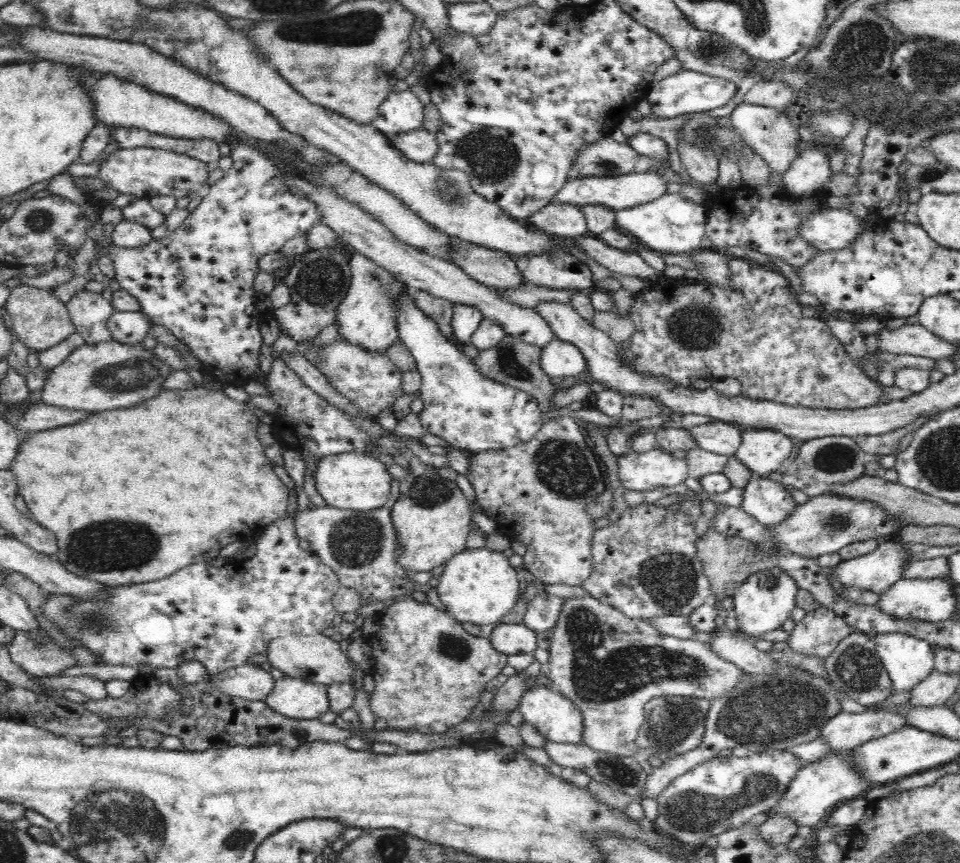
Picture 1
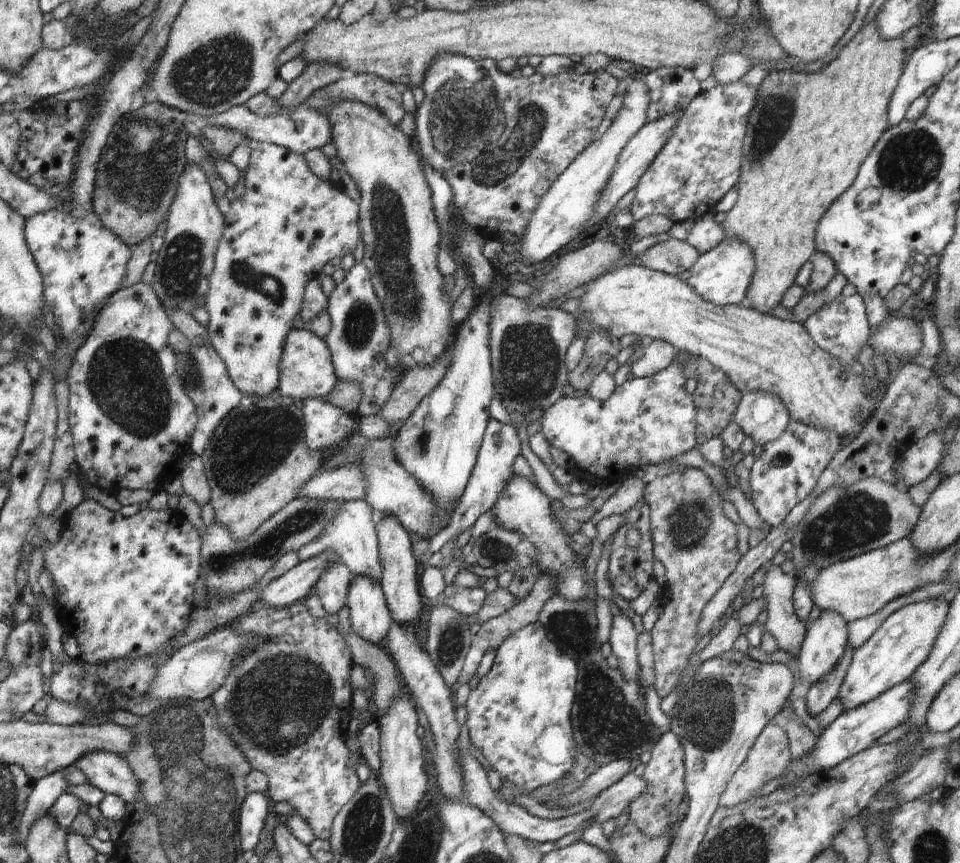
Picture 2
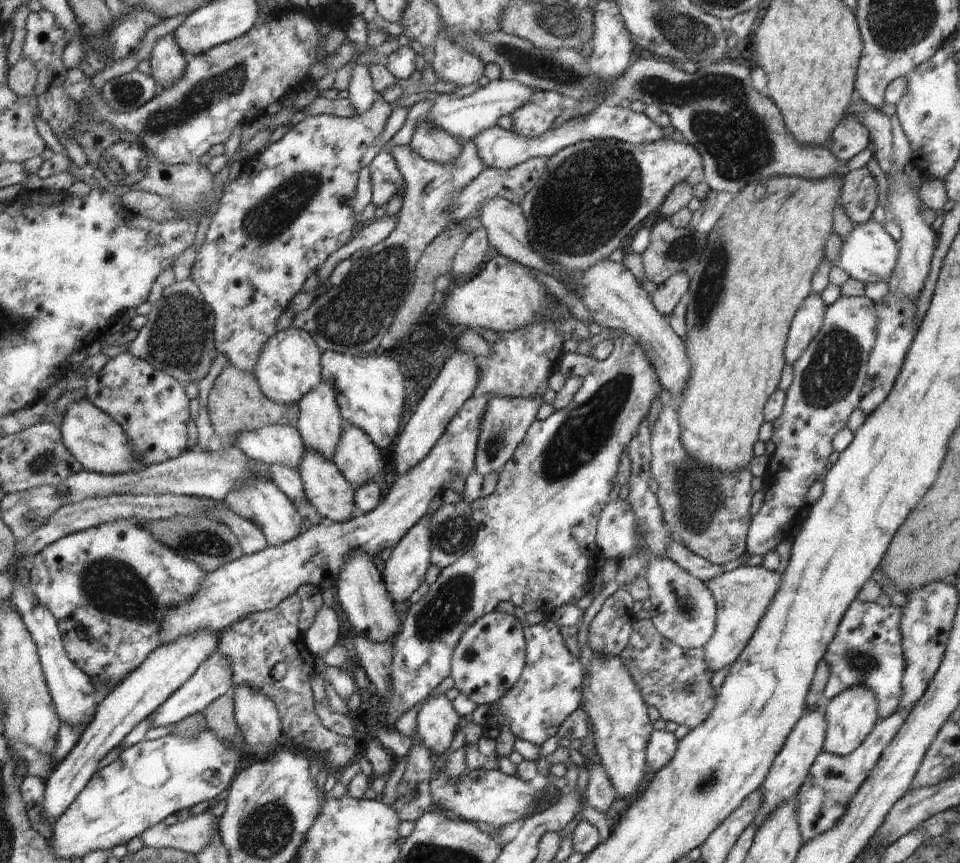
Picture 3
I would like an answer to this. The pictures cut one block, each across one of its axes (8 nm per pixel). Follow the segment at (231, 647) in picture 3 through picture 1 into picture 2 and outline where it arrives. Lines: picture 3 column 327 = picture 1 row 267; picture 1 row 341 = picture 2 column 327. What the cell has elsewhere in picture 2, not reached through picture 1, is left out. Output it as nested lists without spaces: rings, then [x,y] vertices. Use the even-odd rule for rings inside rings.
[[[294,602],[285,608],[256,608],[250,610],[247,614],[241,615],[231,622],[231,628],[240,635],[251,637],[255,643],[253,649],[245,649],[241,654],[241,659],[236,659],[230,670],[230,674],[225,682],[211,696],[217,711],[217,724],[221,730],[231,739],[231,742],[244,754],[248,765],[255,770],[261,771],[269,781],[267,789],[268,798],[271,804],[278,802],[289,802],[297,814],[308,822],[312,828],[314,837],[321,840],[329,840],[331,838],[331,827],[334,818],[340,813],[340,810],[352,799],[356,794],[356,790],[361,786],[361,782],[357,777],[357,766],[359,762],[363,762],[360,752],[352,754],[346,746],[349,734],[349,722],[352,719],[352,688],[351,688],[351,670],[353,661],[350,650],[345,644],[343,637],[338,631],[329,628],[322,619],[314,618],[308,611],[304,602]]]

